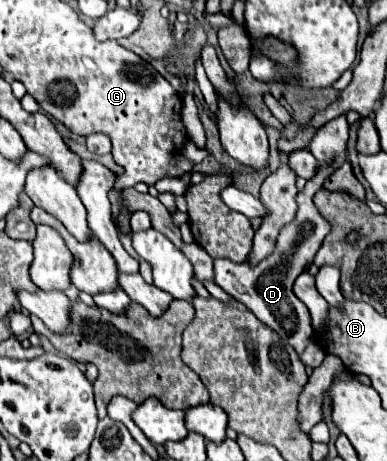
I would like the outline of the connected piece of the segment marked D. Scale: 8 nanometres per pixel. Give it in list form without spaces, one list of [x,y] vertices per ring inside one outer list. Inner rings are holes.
[[[321,164],[317,176],[309,180],[305,188],[297,194],[295,198],[299,206],[297,216],[291,224],[287,224],[279,232],[277,246],[271,256],[267,256],[255,266],[251,266],[247,260],[241,264],[225,260],[225,258],[213,260],[215,284],[221,286],[227,294],[231,294],[235,300],[243,302],[259,320],[263,320],[263,324],[273,328],[285,342],[289,342],[297,350],[297,354],[301,354],[305,346],[315,340],[315,332],[311,326],[311,316],[309,316],[307,306],[293,294],[293,282],[301,272],[305,272],[311,266],[327,232],[331,232],[331,224],[327,224],[327,220],[319,214],[319,210],[313,204],[313,194],[323,186],[325,178],[331,176],[333,170],[335,170],[333,164],[331,166]]]

